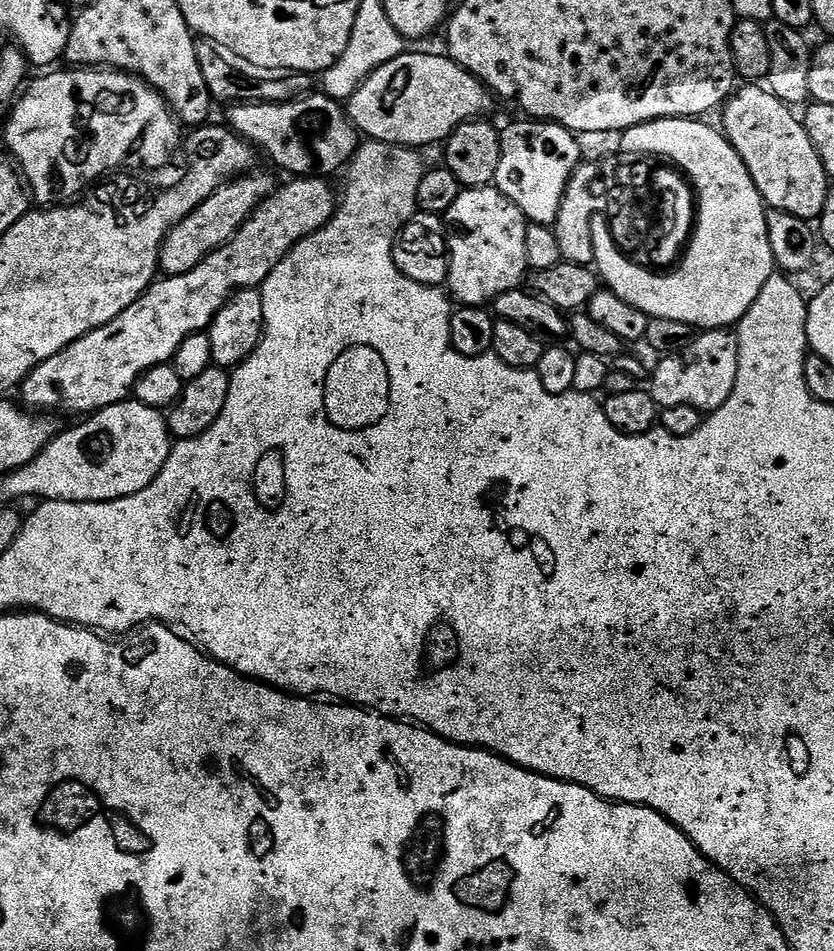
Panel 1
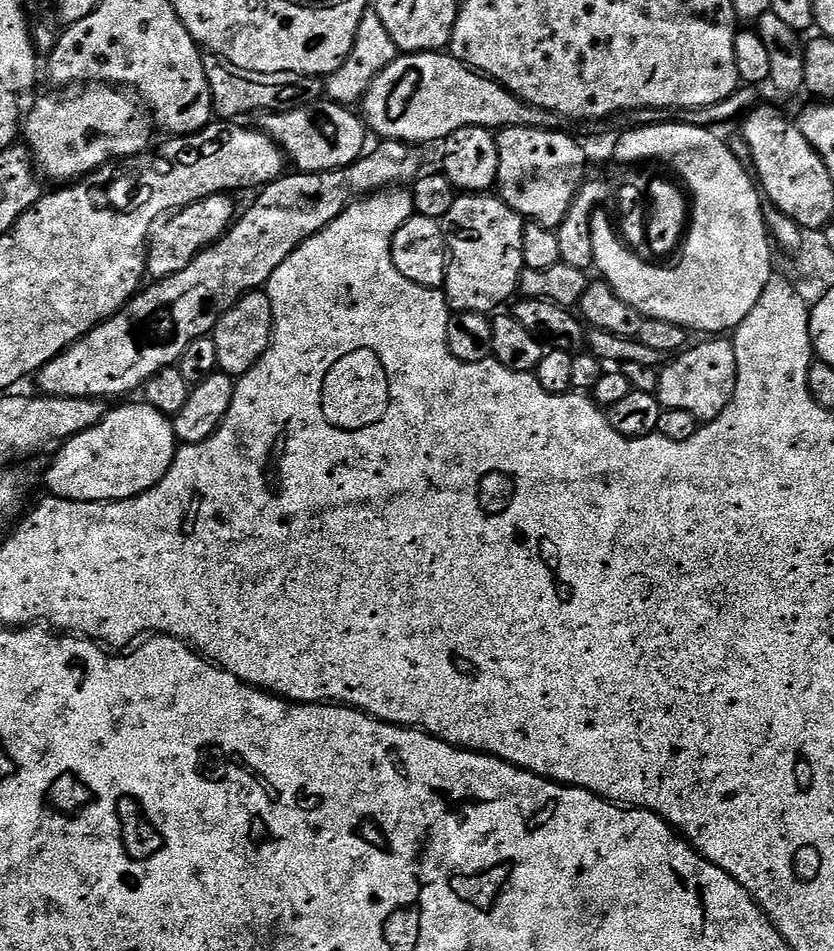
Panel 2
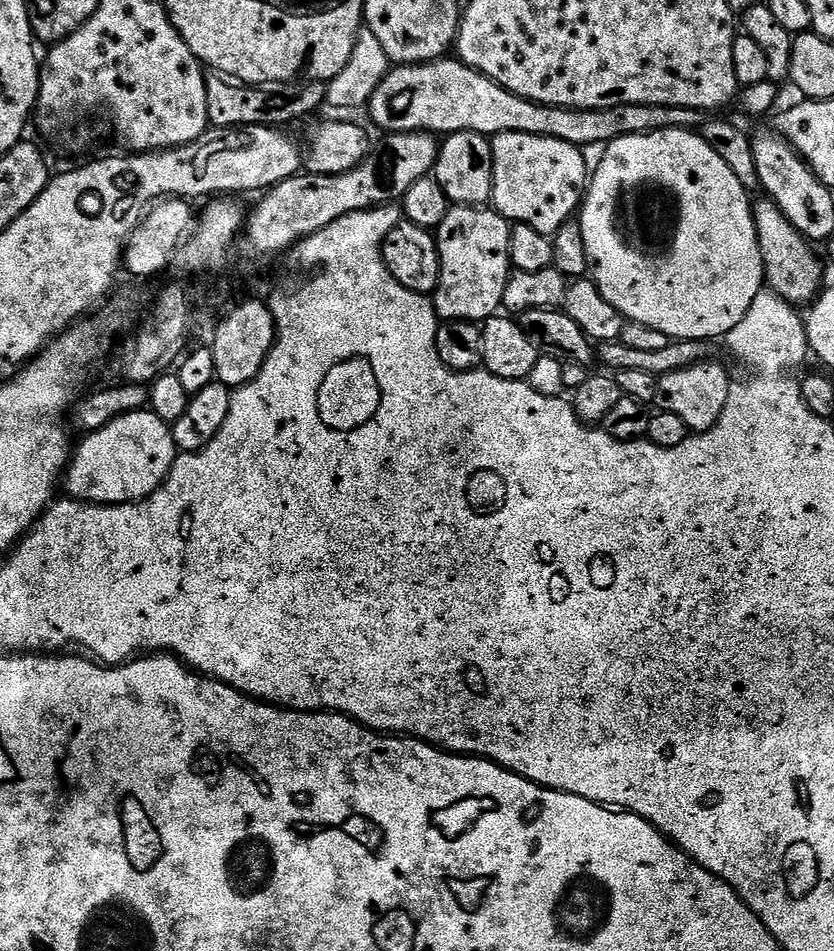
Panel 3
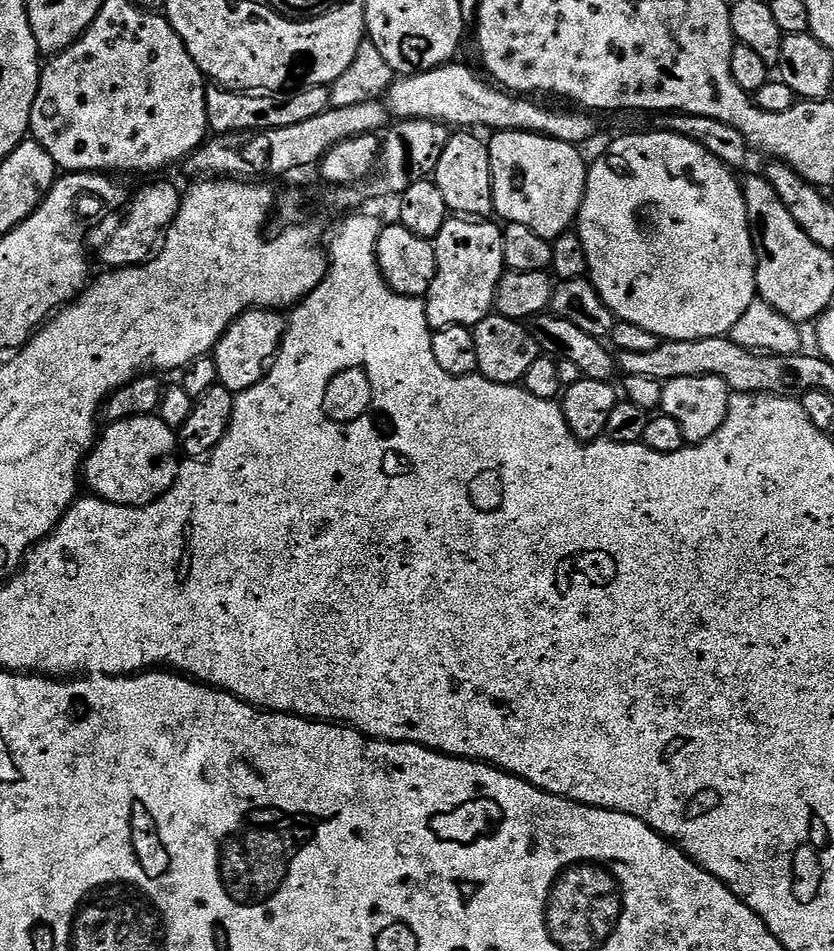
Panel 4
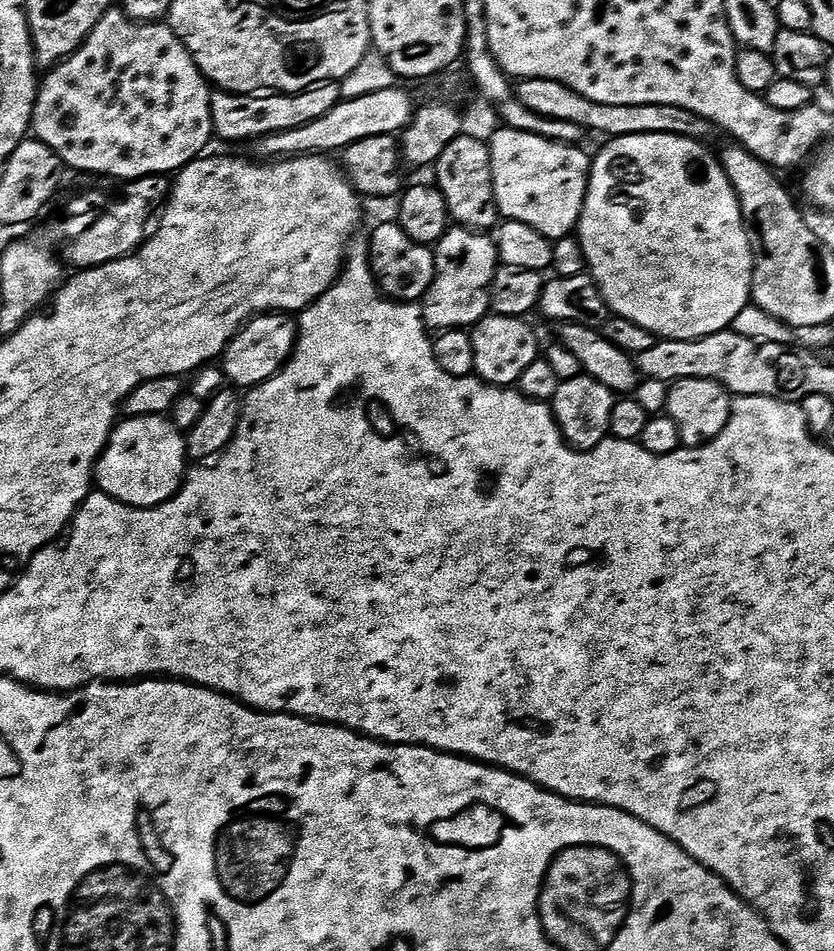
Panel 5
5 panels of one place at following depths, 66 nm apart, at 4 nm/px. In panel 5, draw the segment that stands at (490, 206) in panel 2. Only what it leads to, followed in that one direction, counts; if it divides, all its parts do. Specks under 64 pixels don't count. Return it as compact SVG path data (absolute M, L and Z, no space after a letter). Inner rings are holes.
M452 226L435 244L434 251L436 273L422 301L424 323L432 330L471 329L490 312L488 292L500 264L496 241L483 231Z

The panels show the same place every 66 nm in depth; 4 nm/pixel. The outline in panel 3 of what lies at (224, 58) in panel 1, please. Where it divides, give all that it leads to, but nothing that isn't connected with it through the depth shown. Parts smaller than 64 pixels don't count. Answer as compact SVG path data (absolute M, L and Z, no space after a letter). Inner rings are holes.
M209 71L206 82L206 110L208 123L214 128L235 128L241 124L271 124L289 126L295 120L316 112L326 104L328 84L323 80L306 80L279 84L242 84Z

